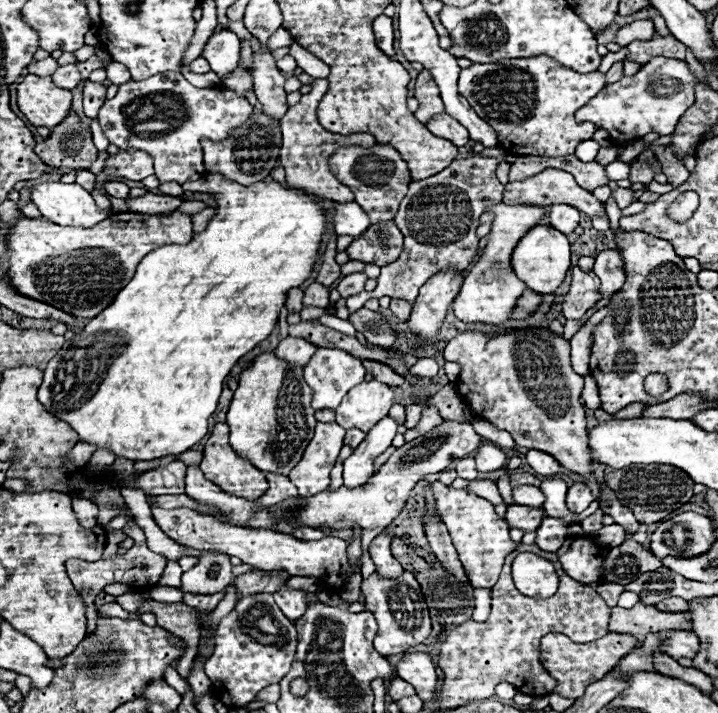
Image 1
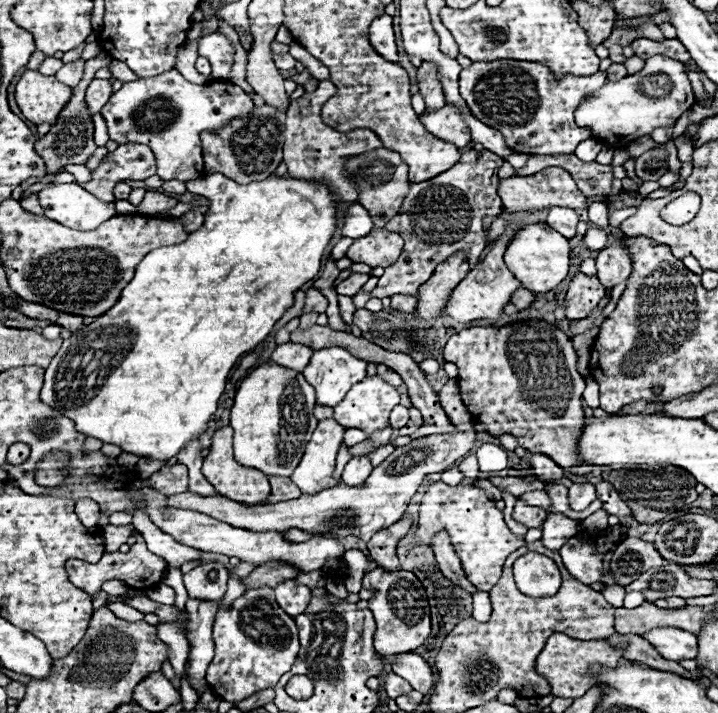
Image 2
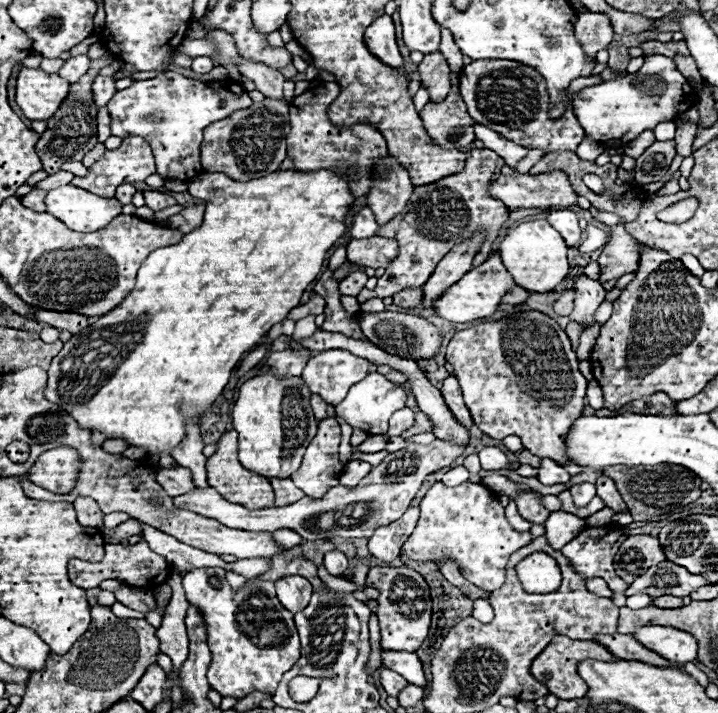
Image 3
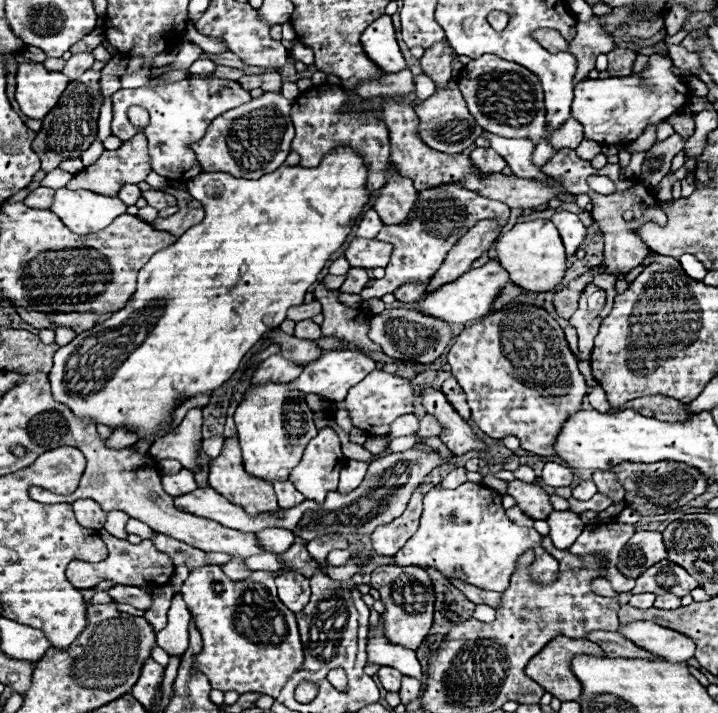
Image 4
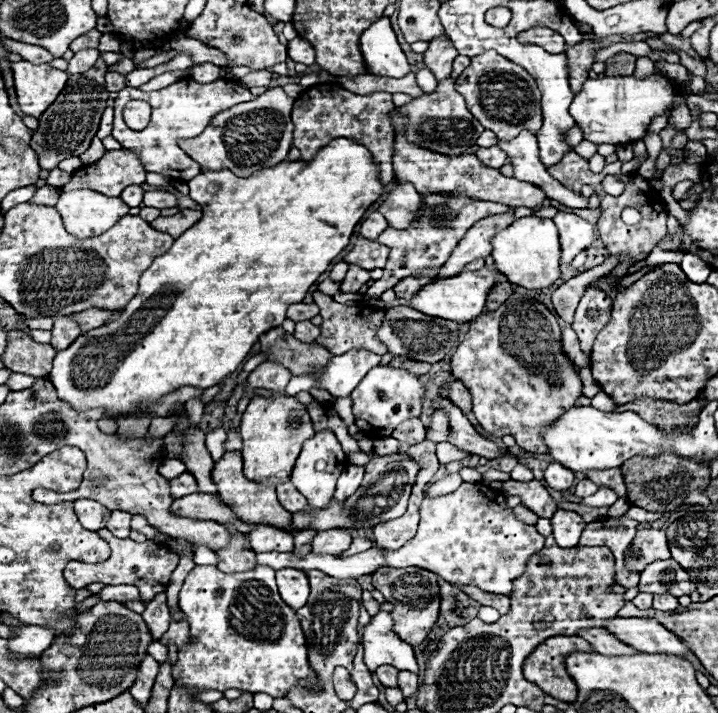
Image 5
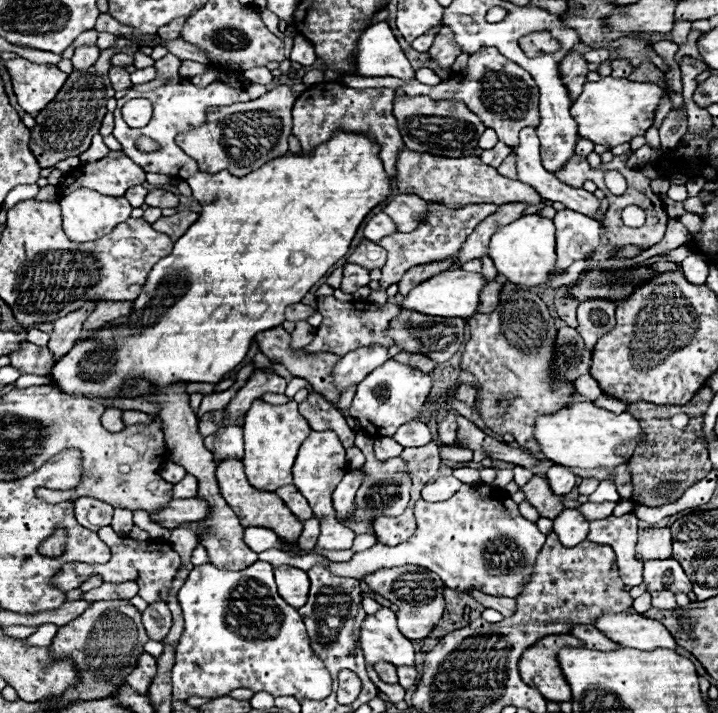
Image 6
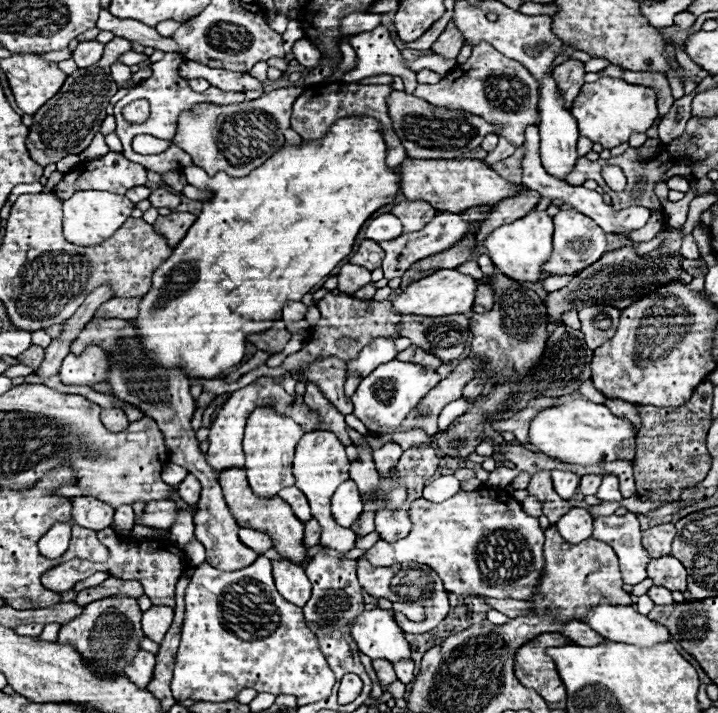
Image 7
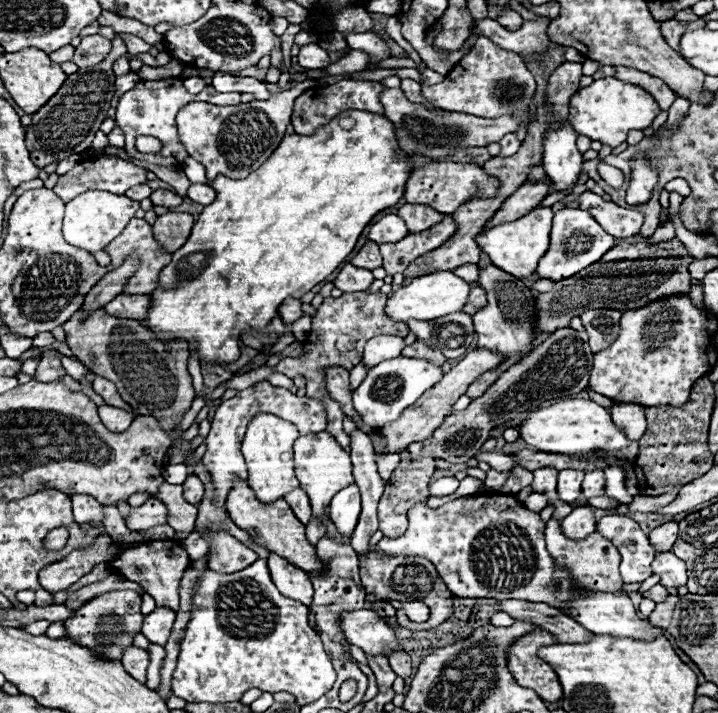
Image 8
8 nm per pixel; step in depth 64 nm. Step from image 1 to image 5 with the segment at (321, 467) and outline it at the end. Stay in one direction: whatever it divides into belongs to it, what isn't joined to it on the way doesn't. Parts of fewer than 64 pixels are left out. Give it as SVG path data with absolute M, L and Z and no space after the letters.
M330 430L316 432L314 438L306 440L306 444L296 460L296 466L292 470L292 484L300 490L300 494L304 494L308 498L310 506L326 508L326 504L330 504L332 494L336 490L336 480L342 474L342 468L346 468L346 464L348 464L346 454L344 454L340 442L336 440L334 432L330 432Z

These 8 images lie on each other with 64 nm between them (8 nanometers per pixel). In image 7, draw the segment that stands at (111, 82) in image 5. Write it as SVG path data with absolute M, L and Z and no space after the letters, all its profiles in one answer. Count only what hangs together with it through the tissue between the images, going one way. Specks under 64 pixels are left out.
M114 62L114 64L112 64L112 78L114 78L114 82L120 86L120 84L124 84L124 82L128 82L128 80L132 78L132 72L130 72L130 68L128 68L126 64Z

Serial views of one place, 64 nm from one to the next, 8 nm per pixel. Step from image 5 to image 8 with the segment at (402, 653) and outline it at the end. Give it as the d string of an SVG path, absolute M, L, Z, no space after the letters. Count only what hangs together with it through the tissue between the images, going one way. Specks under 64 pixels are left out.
M350 610L338 616L338 626L344 630L346 642L360 646L368 654L388 656L402 650L394 630L374 610Z

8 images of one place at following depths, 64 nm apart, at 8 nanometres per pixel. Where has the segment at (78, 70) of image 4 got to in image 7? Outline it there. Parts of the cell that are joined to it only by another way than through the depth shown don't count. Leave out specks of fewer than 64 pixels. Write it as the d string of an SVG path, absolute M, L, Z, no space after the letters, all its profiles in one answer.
M84 40L76 46L72 58L78 64L78 68L88 68L102 58L102 52L104 52L104 44L100 44L98 40Z

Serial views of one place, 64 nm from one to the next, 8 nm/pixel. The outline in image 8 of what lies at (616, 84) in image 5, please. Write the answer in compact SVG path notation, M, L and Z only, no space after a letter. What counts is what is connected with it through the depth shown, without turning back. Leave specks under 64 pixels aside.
M600 78L594 80L590 86L580 88L570 98L570 116L568 122L574 126L574 130L582 136L590 136L590 140L598 140L608 146L618 146L626 140L626 134L630 130L644 130L652 124L652 120L660 114L660 106L656 100L642 90L640 86L626 84L618 78Z

